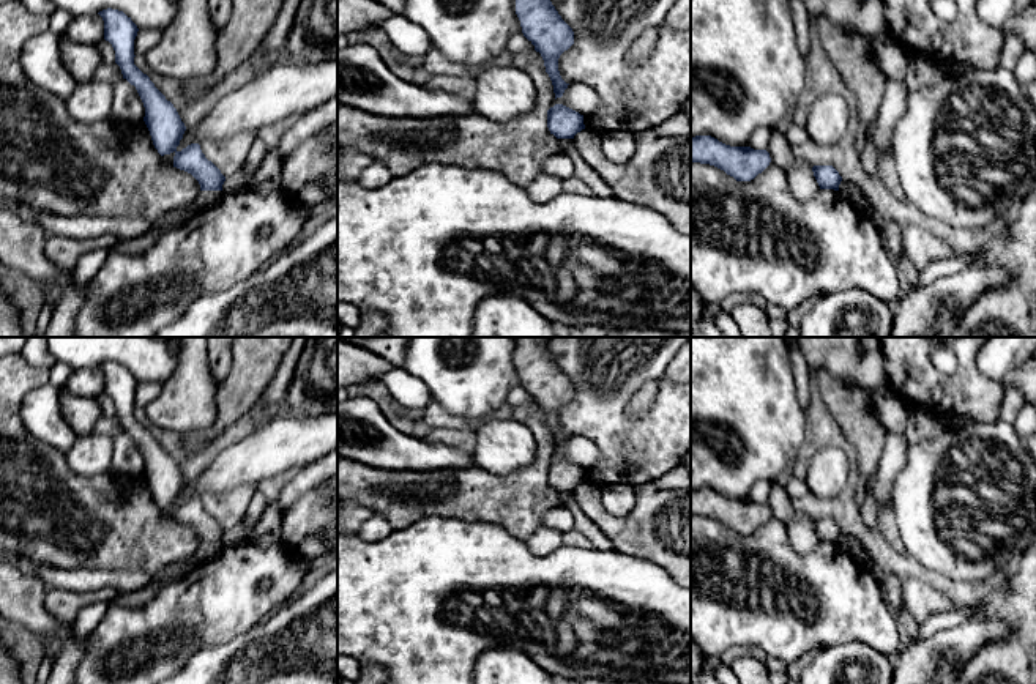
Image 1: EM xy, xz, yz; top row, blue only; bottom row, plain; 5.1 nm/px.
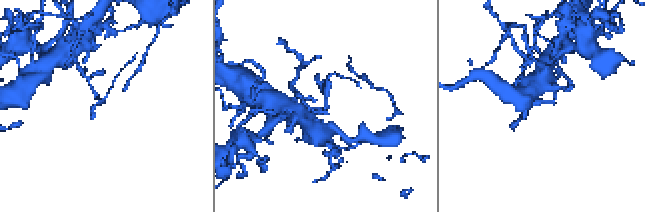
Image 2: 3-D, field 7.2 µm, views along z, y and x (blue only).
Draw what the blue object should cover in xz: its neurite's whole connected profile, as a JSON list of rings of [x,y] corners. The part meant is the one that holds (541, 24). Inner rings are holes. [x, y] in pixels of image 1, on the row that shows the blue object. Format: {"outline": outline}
{"outline": [[[516,0],[516,14],[524,36],[541,54],[555,99],[561,98],[569,84],[558,71],[558,58],[574,44],[572,28],[561,19],[550,0]]]}

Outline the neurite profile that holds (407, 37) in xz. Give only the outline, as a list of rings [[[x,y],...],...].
[[[402,14],[388,17],[382,24],[382,30],[394,47],[407,55],[426,55],[432,49],[429,35]]]

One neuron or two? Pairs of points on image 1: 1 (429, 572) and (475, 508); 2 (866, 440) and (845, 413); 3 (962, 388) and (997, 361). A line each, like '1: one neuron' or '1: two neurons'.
1: two neurons
2: one neuron
3: two neurons

